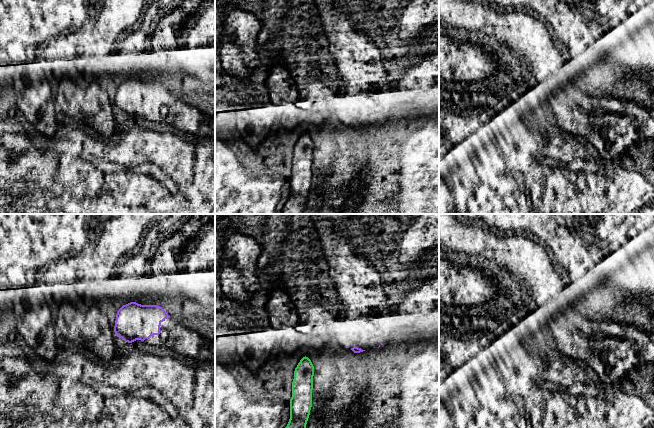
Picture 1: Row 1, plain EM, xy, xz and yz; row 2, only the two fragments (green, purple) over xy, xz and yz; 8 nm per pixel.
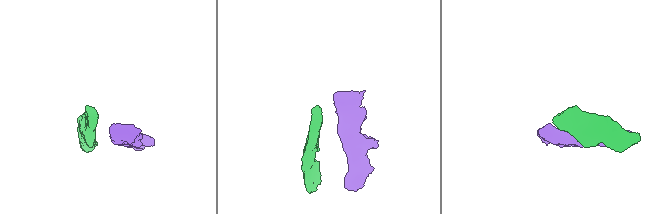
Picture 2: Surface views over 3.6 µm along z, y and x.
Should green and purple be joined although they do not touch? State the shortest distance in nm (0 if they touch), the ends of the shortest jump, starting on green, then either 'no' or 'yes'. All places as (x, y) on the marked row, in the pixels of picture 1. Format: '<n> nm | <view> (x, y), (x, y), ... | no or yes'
300 nm | xz (312, 364), (346, 347) | no

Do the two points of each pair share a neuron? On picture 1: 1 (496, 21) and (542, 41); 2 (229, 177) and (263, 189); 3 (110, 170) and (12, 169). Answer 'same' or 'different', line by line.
1: same
2: same
3: same

